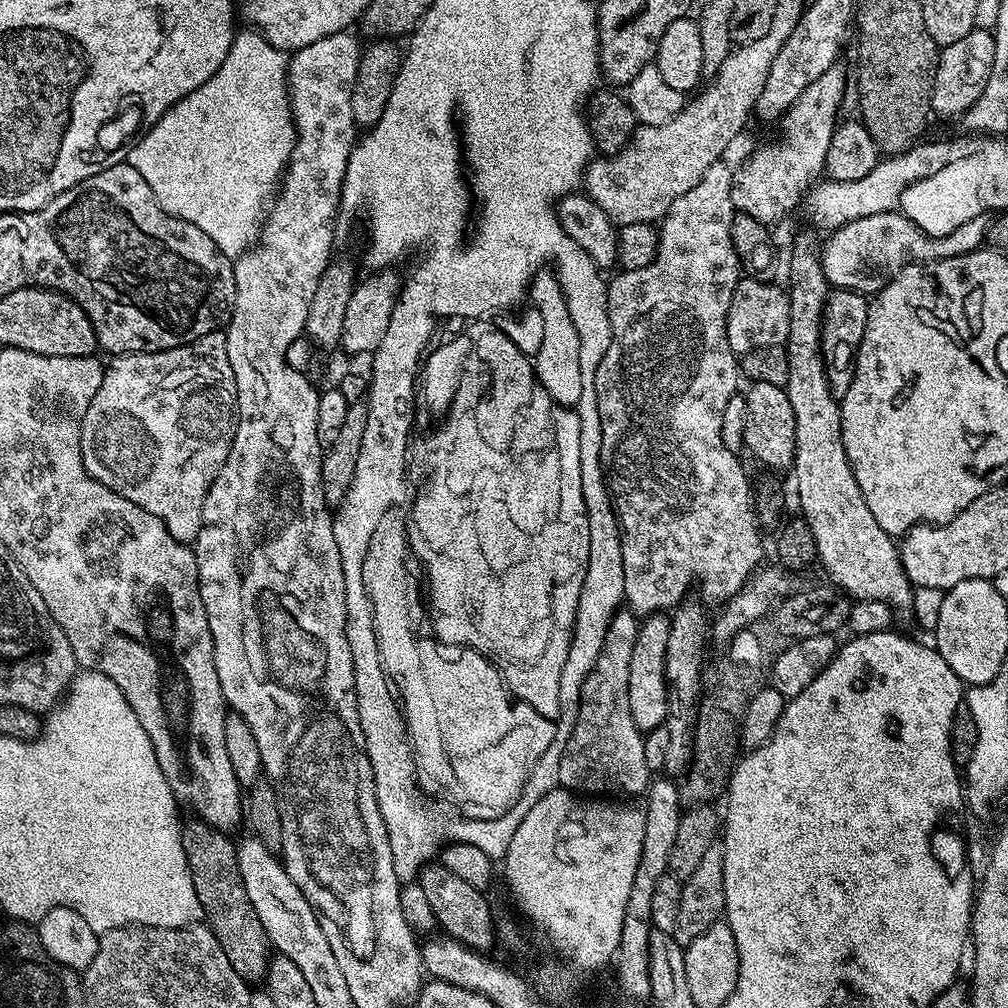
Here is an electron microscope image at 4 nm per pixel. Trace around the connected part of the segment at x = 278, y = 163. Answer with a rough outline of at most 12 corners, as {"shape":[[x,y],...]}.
{"shape":[[235,33],[128,151],[239,257],[296,145],[289,57]]}

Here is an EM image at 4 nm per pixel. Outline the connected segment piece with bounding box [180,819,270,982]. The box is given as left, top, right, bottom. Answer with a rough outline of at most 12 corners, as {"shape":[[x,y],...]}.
{"shape":[[181,829],[207,927],[245,982],[270,945],[242,886],[231,835]]}

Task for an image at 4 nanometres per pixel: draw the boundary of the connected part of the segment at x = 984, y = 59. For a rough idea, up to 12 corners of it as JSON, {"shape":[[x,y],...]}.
{"shape":[[977,26],[939,49],[938,117],[963,117],[982,98],[995,35]]}

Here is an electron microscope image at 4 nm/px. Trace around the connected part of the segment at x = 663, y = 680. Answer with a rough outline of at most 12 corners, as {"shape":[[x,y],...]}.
{"shape":[[671,619],[639,621],[630,714],[641,734],[668,718]]}

